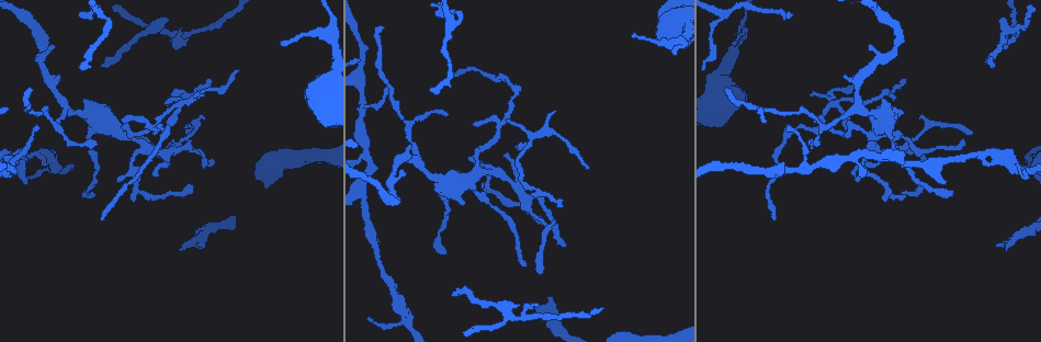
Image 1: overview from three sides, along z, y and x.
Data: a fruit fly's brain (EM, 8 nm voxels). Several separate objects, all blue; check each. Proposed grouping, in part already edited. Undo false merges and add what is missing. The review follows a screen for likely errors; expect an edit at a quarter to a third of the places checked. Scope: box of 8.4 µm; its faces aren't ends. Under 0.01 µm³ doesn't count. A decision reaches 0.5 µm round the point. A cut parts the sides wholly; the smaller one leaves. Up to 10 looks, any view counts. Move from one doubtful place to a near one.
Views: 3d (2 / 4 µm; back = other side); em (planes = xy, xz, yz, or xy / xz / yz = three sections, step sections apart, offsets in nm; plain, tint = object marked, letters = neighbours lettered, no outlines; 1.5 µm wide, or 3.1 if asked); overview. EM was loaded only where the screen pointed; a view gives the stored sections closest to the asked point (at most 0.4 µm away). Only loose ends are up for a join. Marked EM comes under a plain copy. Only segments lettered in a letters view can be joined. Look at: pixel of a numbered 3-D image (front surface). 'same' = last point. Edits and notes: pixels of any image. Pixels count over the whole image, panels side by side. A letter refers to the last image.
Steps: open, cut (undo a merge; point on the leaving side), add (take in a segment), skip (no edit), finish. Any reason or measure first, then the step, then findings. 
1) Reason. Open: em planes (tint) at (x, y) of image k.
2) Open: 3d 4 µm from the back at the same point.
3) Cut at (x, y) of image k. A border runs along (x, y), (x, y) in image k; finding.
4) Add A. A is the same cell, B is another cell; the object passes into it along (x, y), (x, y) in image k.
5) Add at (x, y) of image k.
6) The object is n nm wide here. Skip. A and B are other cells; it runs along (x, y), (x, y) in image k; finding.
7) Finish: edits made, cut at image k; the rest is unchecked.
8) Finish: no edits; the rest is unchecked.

Three-way junction. Open: 3d 2 µm at (154, 126) of image 1.

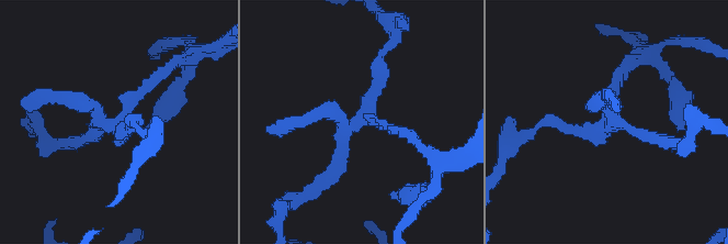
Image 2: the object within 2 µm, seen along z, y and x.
Shape alone is not enough. Open: em planes (letters) at (118, 125) of image 2.

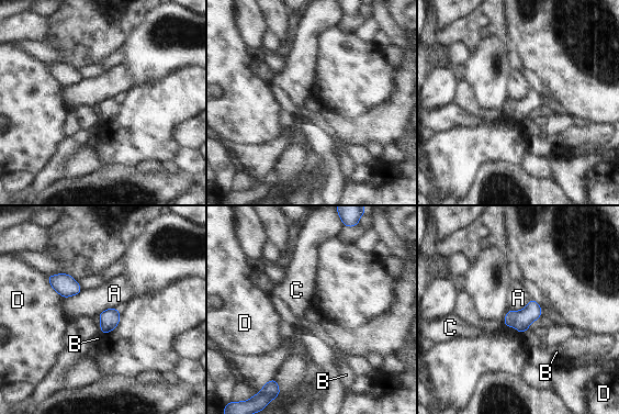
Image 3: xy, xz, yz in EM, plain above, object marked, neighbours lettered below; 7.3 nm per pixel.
Skip. A, B, C and D are other cells; a border runs along (530, 299), (522, 309), (509, 310) in image 3; all the same cell.

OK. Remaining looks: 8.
End of a long branch. Open: 3d 2 µm at (381, 31) of image 1.

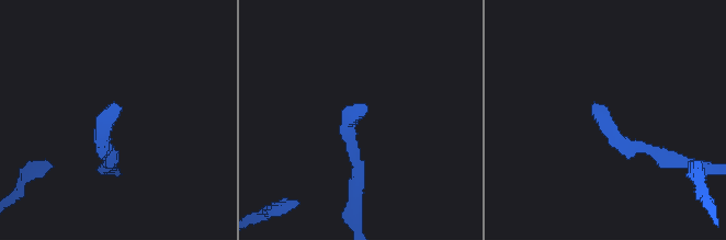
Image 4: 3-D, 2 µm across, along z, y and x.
Open: em planes (letters) at (365, 113) of image 4.

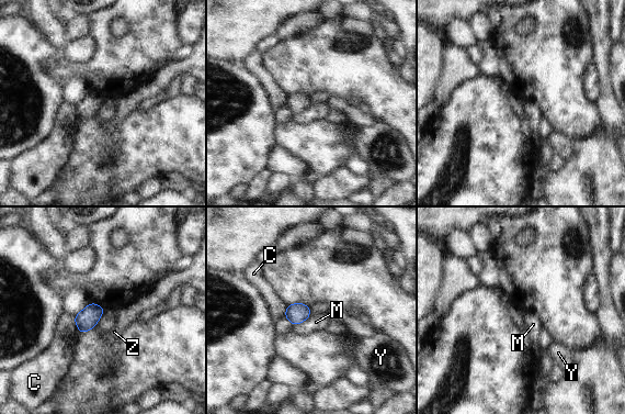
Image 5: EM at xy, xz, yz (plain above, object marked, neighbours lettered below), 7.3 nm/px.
The object is 150 nm wide here. Skip. C, M, Y and Z are other cells; a border runs along (310, 314), (294, 325) in image 5; none of them fits.

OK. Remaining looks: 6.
An open end. Open: em xz step 8 (letters) at (871, 47) of image 1.

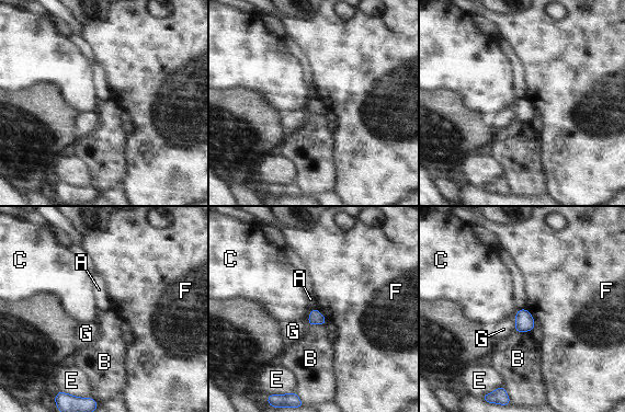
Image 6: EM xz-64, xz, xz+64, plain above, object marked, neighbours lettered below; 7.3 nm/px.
Skip. A, B, C, E, F and G are other cells; a border runs along (327, 322), (308, 325) in image 6; no lettered segment goes on from it.

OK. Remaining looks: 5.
Branch stops here. Open: em planes (letters) at (25, 182) of image 1.

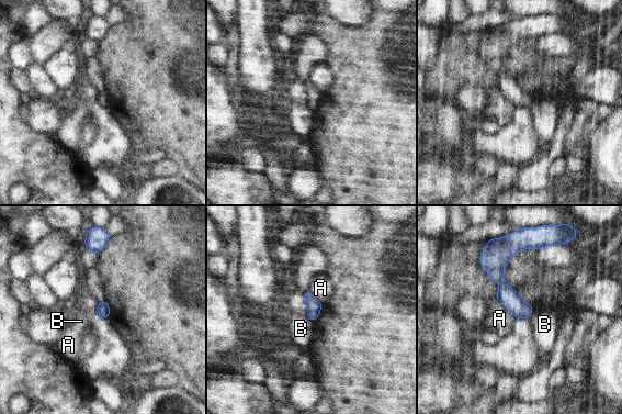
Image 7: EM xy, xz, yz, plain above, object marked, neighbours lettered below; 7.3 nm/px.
The longest contact is with A, 220 nm. Skip. A and B are other cells; it runs along (517, 245), (498, 278), (526, 315) in image 7; none of them fits.

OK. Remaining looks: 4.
Finish: no edits; the rest is unchecked.

